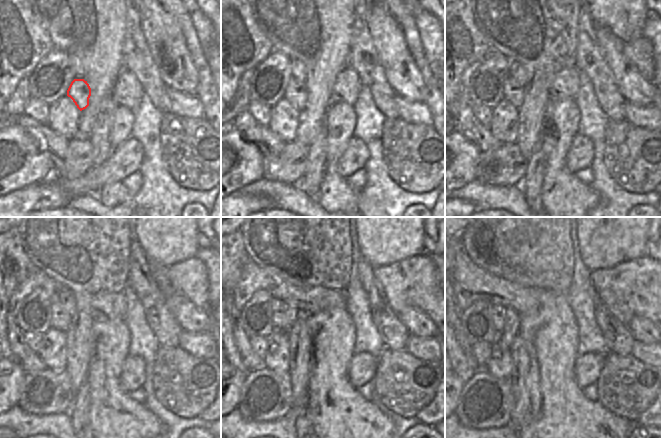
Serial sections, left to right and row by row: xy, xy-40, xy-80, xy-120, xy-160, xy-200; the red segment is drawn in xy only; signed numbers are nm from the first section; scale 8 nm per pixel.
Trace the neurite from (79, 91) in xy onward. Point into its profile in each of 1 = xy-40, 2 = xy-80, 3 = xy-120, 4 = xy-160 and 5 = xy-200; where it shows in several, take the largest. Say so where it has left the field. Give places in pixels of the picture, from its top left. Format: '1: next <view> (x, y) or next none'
1: next xy-40 (295, 92)
2: next xy-80 (512, 91)
3: next xy-120 (61, 318)
4: next xy-160 (281, 319)
5: next xy-200 (497, 311)

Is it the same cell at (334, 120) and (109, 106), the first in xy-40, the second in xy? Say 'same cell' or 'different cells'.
different cells

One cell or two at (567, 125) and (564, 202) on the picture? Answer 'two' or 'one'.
one

